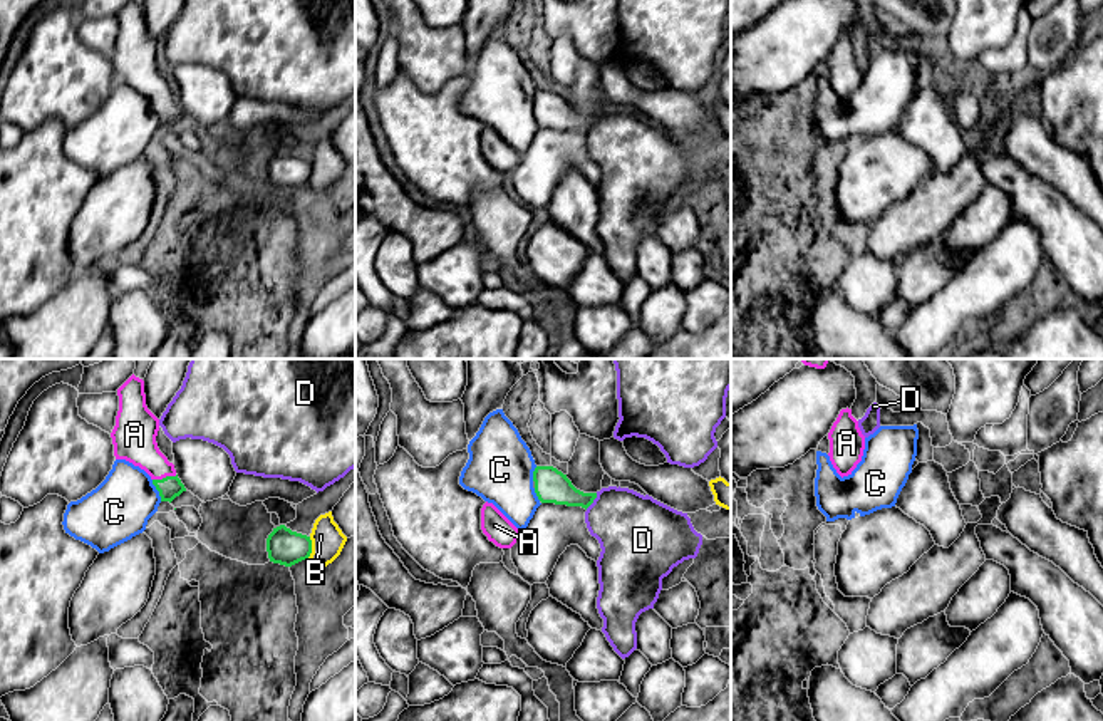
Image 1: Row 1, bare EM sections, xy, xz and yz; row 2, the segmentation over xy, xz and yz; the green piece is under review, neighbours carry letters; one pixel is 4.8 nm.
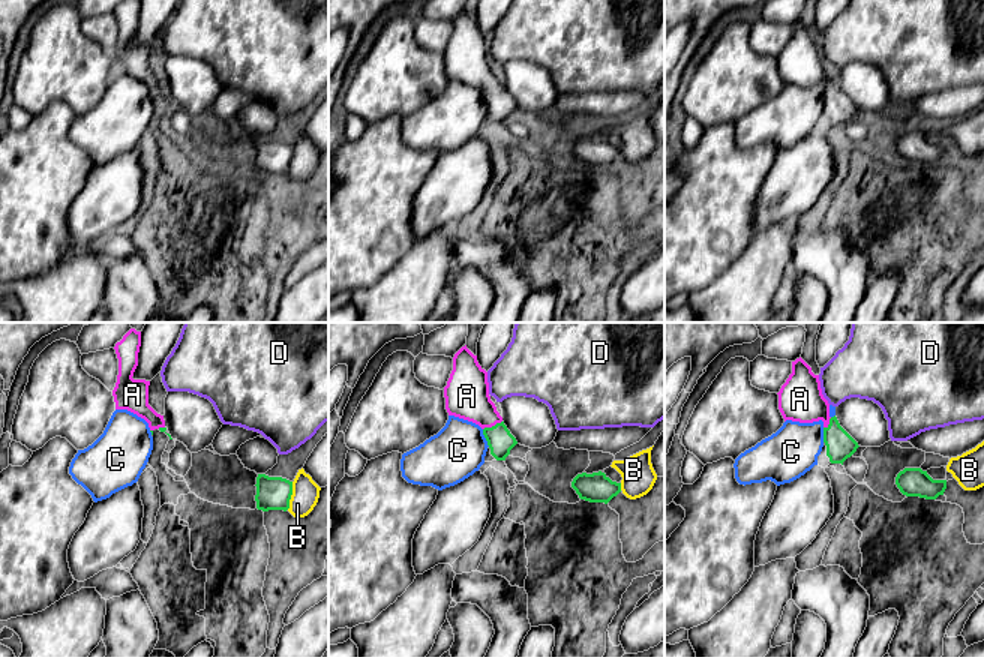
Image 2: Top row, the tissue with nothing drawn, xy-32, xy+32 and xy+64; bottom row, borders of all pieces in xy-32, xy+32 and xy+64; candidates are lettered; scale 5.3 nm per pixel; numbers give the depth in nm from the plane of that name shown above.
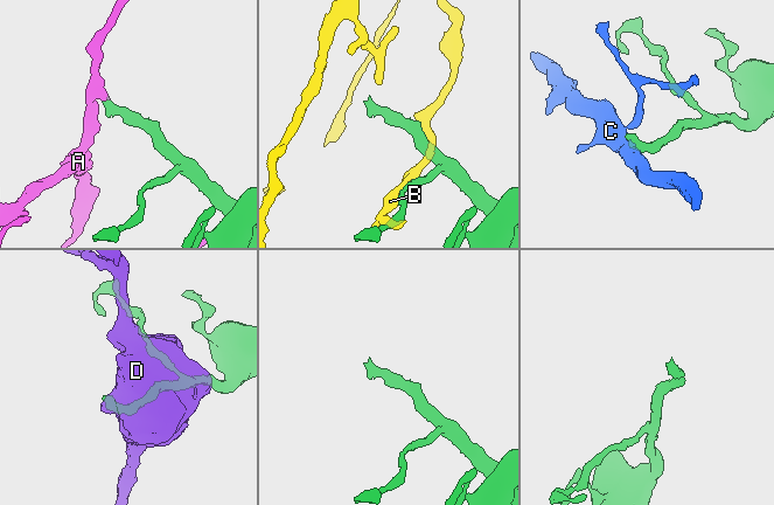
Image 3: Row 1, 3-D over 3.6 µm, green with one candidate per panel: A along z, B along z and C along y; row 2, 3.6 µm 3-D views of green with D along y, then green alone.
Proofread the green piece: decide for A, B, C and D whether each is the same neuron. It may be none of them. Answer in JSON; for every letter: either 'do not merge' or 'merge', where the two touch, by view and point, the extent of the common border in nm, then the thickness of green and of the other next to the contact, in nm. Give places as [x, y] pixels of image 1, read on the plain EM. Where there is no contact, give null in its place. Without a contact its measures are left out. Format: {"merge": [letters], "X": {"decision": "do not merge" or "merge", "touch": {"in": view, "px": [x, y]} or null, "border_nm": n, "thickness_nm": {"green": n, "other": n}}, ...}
{"merge": ["A"], "A": {"decision": "merge", "touch": {"in": "xy", "px": [166, 101]}, "border_nm": 120, "thickness_nm": {"green": 110, "other": 200}}, "B": {"decision": "do not merge", "touch": {"in": "xy", "px": [310, 171]}, "border_nm": 110, "thickness_nm": {"green": 170, "other": 160}}, "C": {"decision": "do not merge", "touch": {"in": "xy", "px": [156, 113]}, "border_nm": 120, "thickness_nm": {"green": 110, "other": 300}}, "D": {"decision": "do not merge", "touch": {"in": "xz", "px": [592, 126]}, "border_nm": 100, "thickness_nm": {"green": 160, "other": 360}}}

